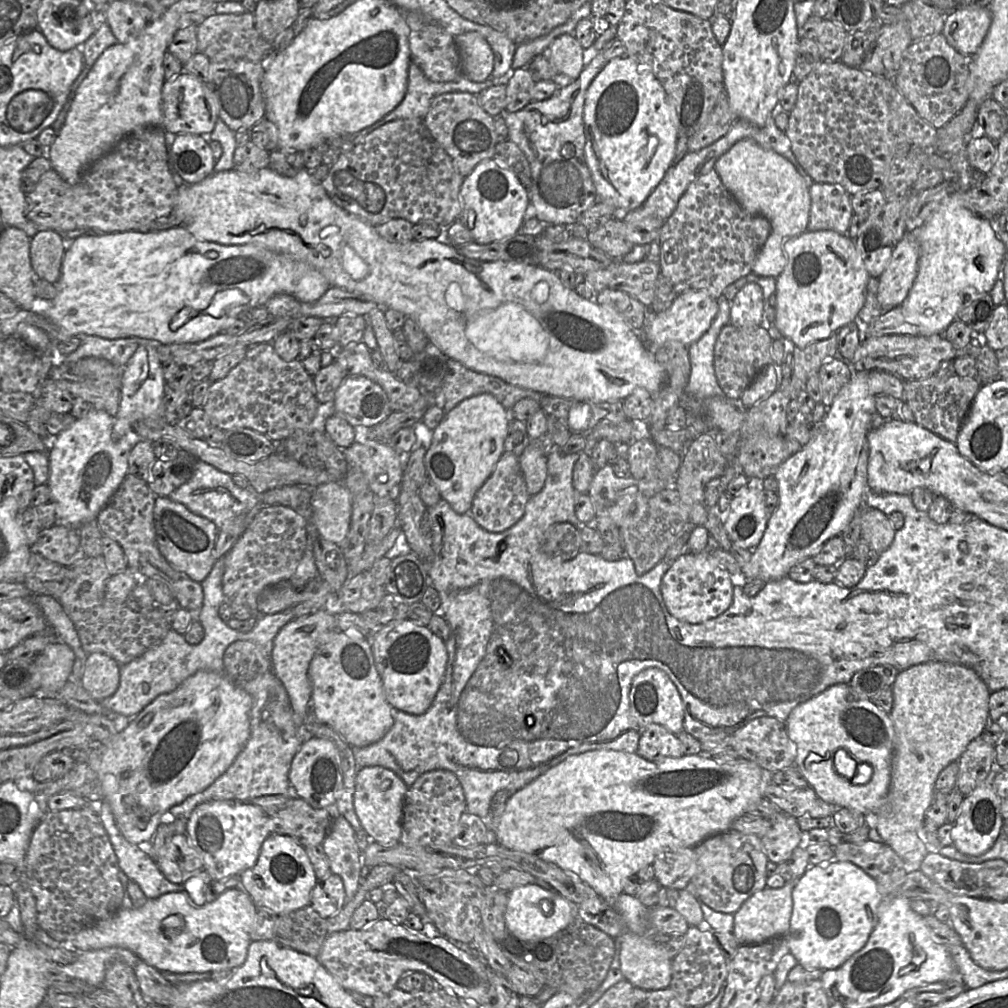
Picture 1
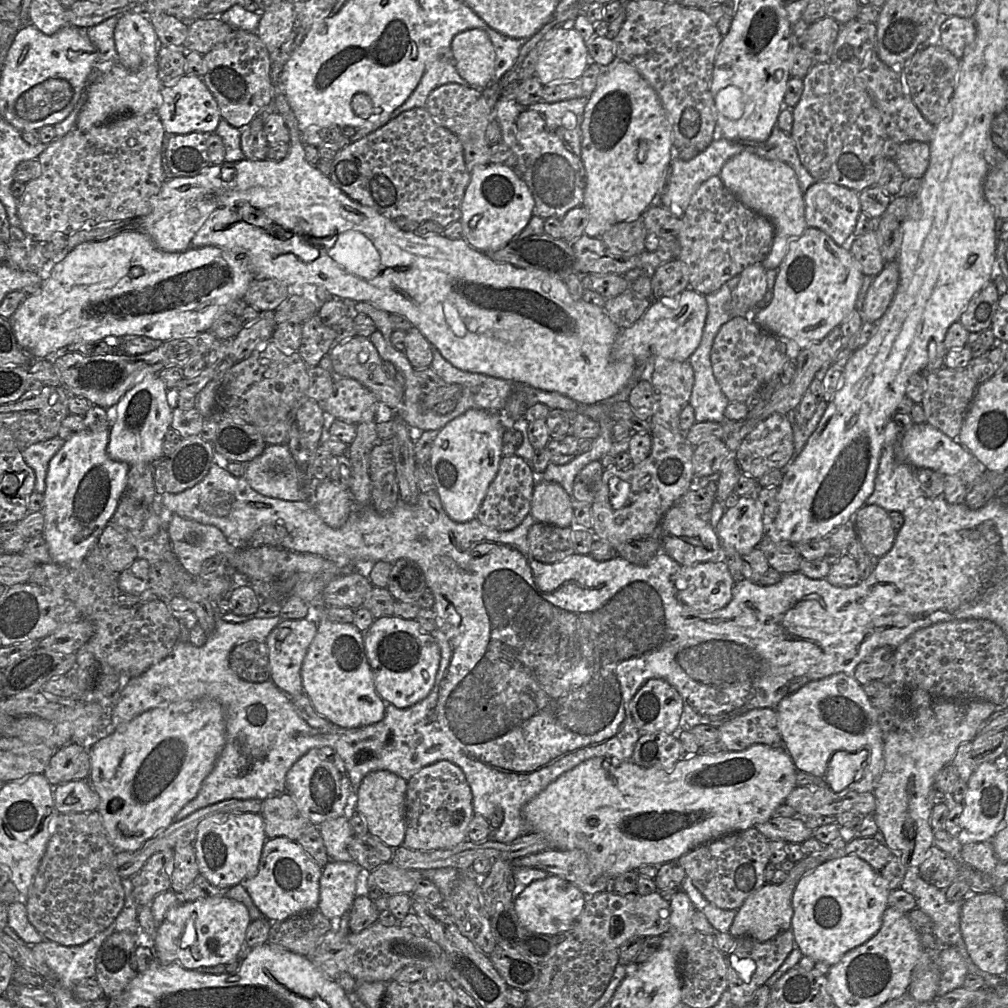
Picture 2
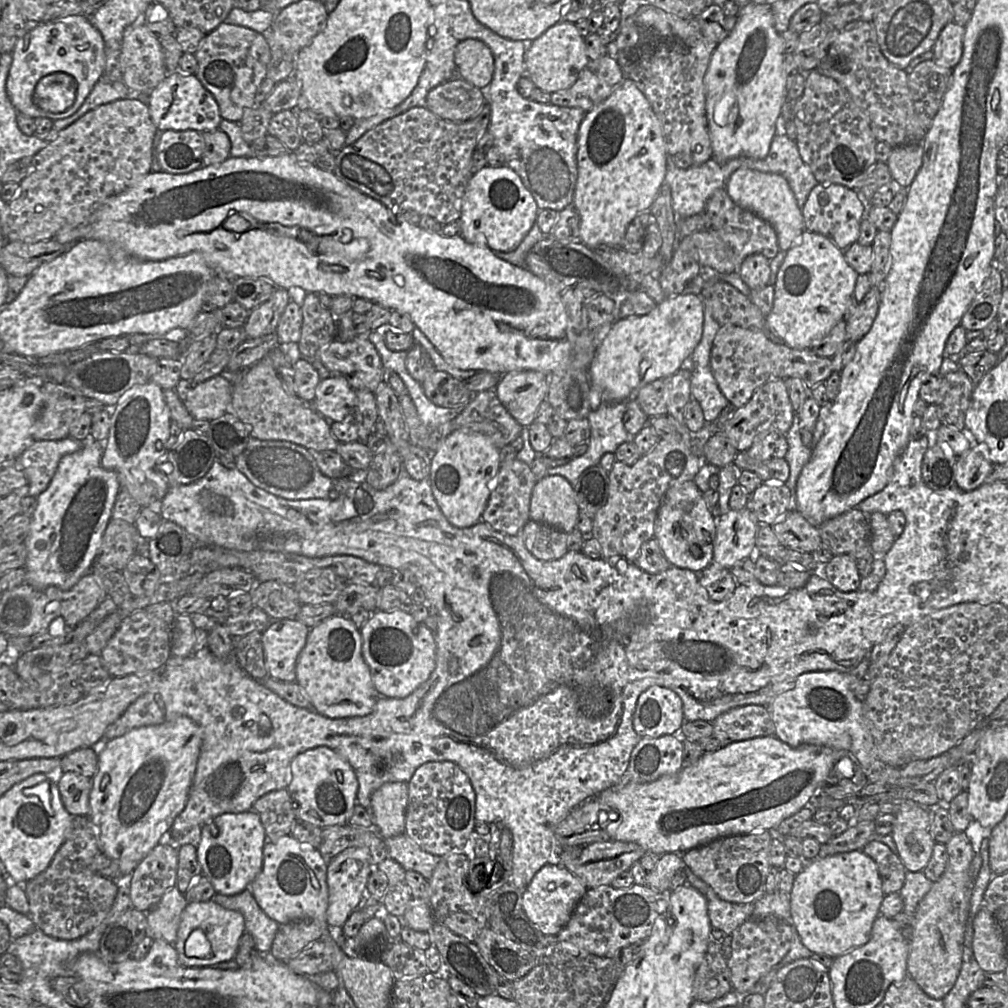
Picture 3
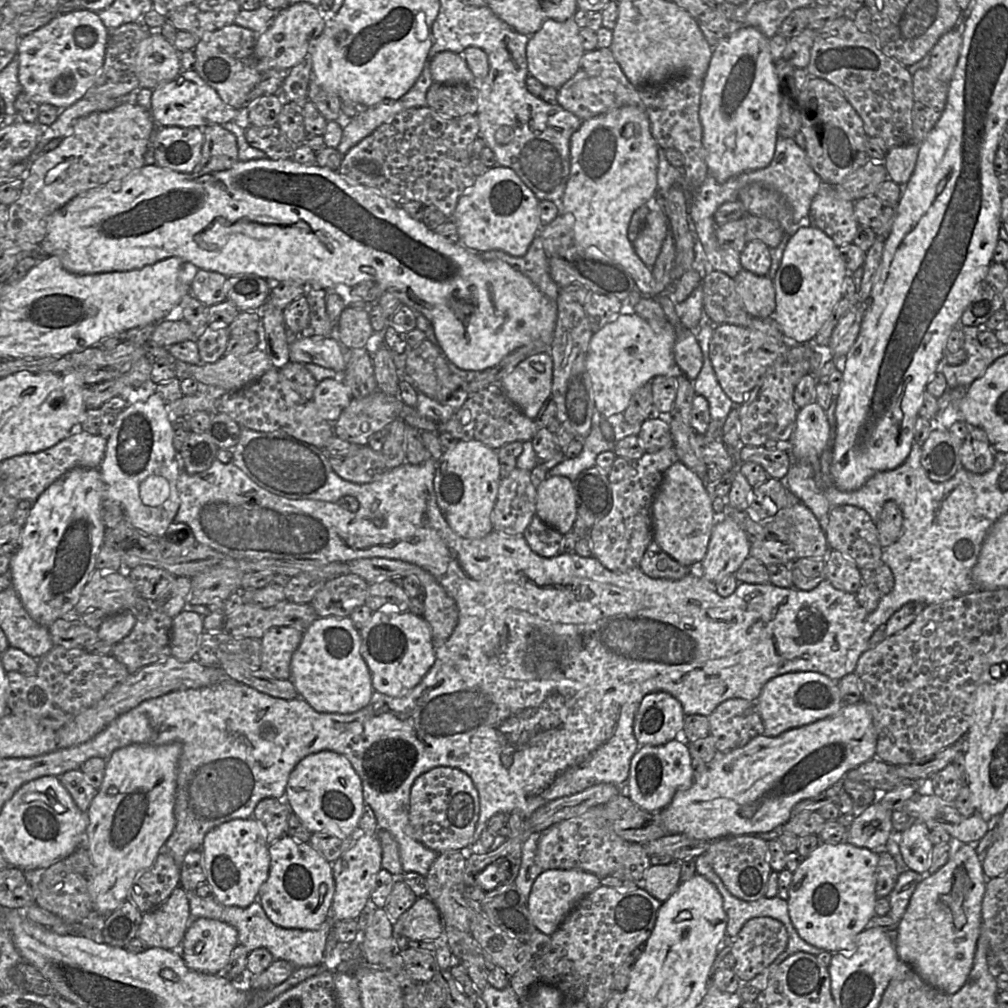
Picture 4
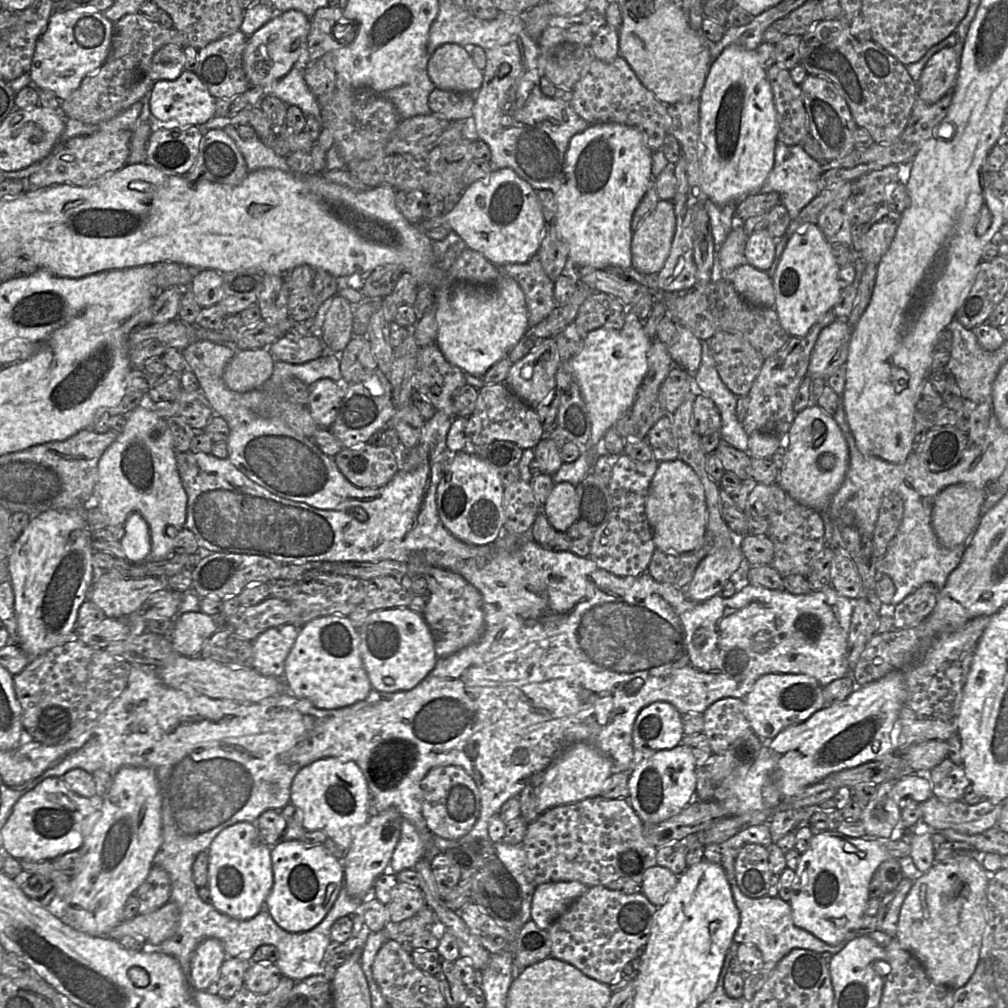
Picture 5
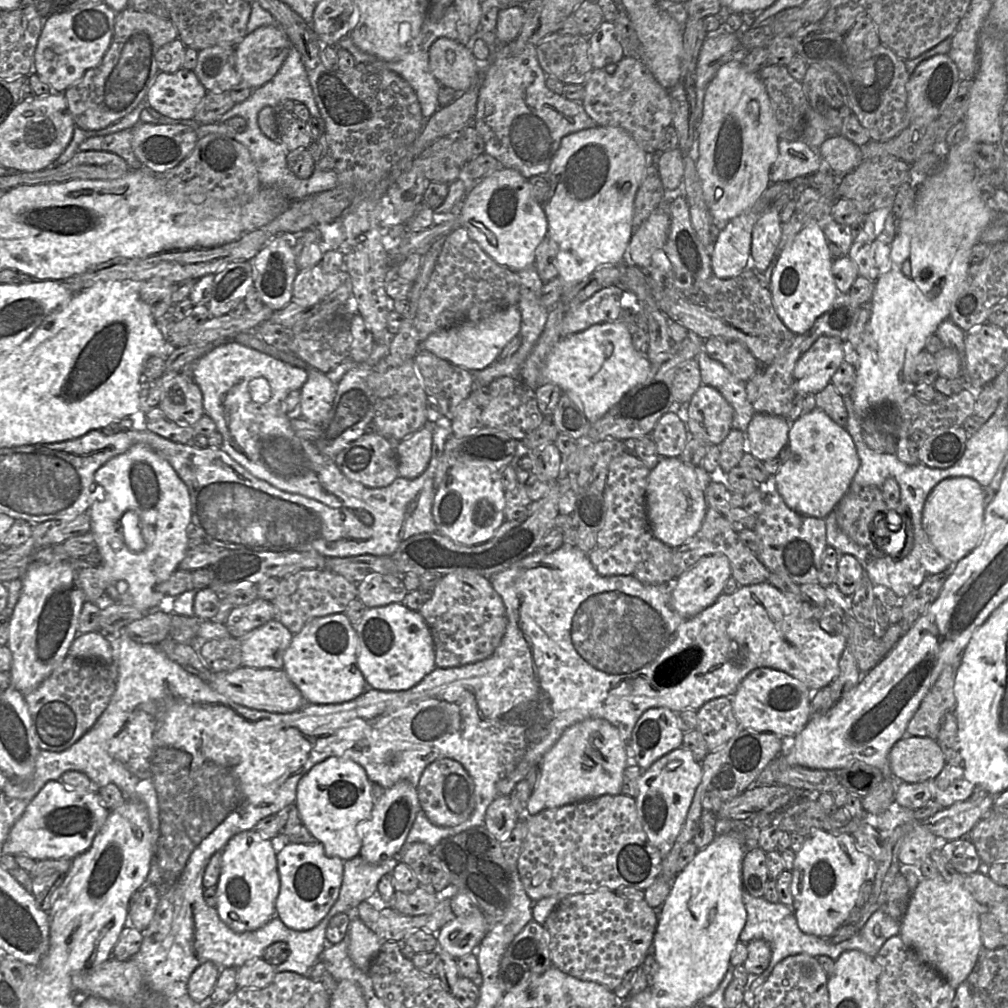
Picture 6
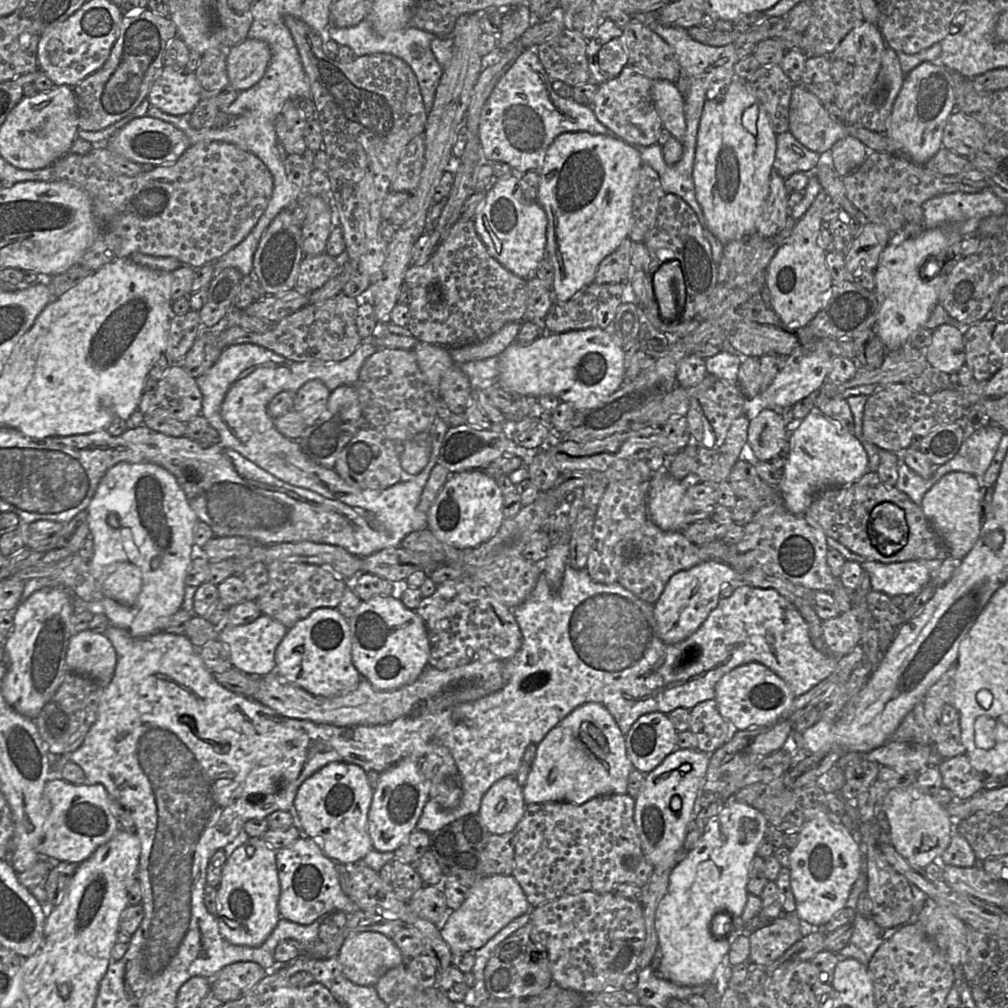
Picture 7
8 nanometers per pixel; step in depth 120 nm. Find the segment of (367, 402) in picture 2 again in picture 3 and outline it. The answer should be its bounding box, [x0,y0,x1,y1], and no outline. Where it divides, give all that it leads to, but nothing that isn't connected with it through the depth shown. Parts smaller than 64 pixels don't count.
[310,375,355,422]

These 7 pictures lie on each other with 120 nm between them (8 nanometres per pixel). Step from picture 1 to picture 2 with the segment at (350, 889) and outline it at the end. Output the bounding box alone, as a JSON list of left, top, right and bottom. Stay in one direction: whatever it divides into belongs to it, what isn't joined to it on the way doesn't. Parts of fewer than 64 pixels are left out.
[318,815,354,861]

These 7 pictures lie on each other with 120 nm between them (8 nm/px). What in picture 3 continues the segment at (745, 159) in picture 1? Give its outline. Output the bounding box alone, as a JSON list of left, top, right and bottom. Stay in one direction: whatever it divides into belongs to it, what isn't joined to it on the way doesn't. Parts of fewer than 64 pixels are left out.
[726,168,806,252]

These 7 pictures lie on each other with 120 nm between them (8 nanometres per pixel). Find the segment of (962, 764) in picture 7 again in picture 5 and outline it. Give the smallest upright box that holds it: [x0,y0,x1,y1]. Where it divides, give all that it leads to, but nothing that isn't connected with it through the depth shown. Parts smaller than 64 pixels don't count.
[929,757,971,801]

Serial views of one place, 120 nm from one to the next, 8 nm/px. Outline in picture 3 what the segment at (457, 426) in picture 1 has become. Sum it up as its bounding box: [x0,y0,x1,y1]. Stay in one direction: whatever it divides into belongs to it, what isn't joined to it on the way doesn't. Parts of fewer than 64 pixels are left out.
[429,429,500,528]

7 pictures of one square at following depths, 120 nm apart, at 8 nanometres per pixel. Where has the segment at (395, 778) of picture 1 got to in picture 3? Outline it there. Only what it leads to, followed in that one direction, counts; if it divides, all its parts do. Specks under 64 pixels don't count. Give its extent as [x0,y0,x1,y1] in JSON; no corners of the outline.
[371,782,408,838]

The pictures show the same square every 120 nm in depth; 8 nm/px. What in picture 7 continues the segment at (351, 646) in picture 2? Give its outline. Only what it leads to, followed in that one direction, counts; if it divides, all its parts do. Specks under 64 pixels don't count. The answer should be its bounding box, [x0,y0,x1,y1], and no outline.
[275,608,362,697]

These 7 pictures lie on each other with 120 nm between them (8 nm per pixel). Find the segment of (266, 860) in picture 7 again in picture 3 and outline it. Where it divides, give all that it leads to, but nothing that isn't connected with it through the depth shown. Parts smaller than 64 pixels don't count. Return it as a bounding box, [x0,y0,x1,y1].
[197,811,265,894]

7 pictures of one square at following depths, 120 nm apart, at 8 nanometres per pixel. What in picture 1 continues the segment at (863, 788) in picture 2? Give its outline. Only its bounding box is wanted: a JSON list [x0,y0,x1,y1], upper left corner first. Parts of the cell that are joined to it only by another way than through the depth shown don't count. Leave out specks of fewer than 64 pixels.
[786,684,895,824]

